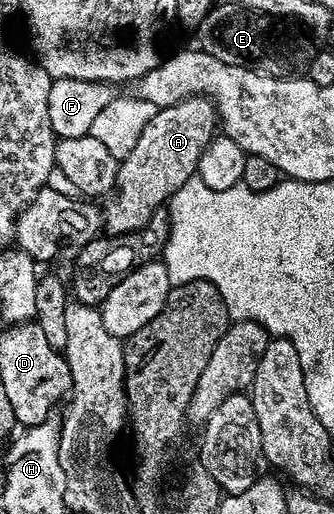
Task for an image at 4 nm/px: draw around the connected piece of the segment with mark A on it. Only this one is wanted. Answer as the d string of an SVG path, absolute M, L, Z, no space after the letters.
M188 96L171 106L156 109L133 152L119 163L115 188L109 195L111 203L101 214L106 233L122 236L142 230L172 194L176 194L190 178L196 177L202 153L216 134L217 107L210 97Z

